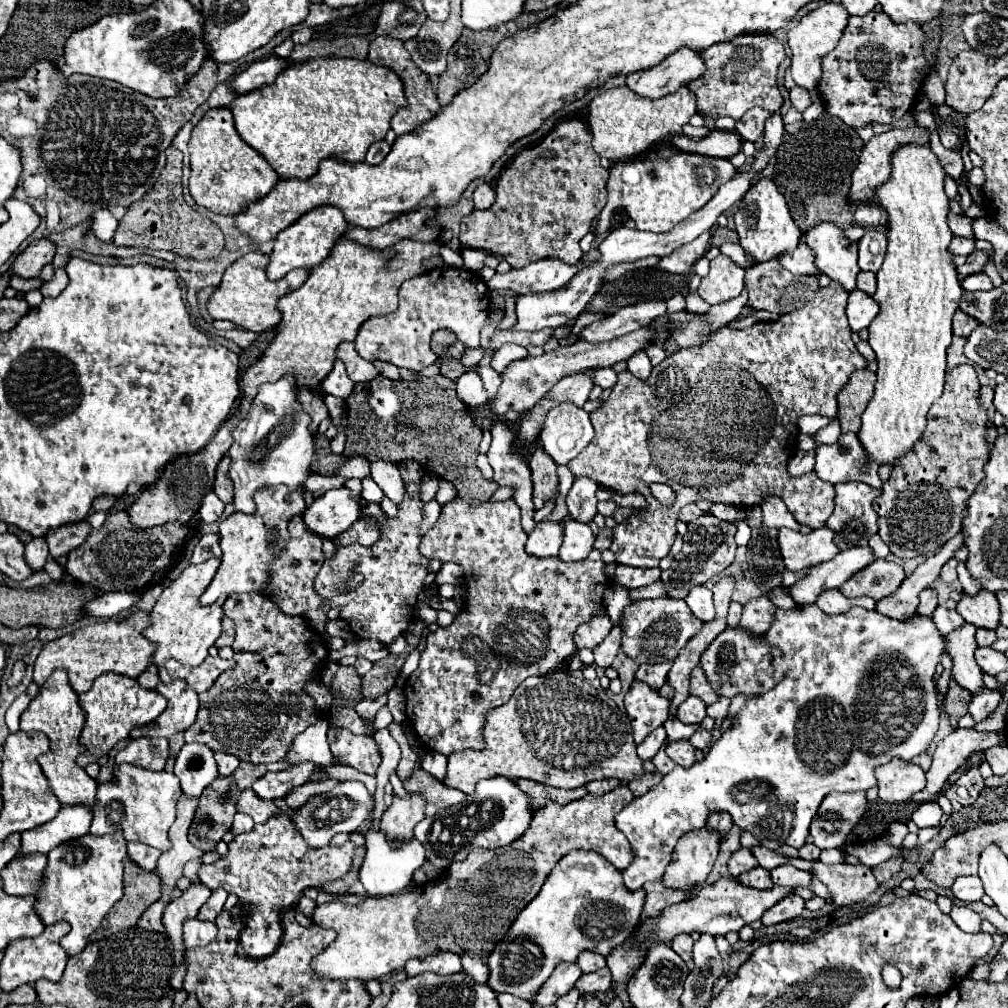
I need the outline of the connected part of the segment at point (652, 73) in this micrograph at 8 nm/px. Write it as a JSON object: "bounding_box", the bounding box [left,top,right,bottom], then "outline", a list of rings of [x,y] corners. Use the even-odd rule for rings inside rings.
{"bounding_box":[628,48,706,98],"outline":[[[680,48],[668,58],[664,58],[658,66],[648,70],[640,70],[628,76],[628,88],[640,96],[662,98],[666,94],[676,92],[682,84],[688,84],[704,74],[706,66],[700,50]]]}

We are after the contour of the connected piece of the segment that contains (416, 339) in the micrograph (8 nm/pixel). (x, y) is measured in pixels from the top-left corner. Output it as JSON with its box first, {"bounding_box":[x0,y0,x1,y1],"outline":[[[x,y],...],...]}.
{"bounding_box":[354,268,490,370],"outline":[[[436,268],[414,280],[406,280],[400,288],[400,306],[386,316],[368,318],[354,340],[356,352],[370,362],[384,360],[398,368],[422,370],[436,362],[430,348],[430,338],[436,330],[452,330],[466,348],[480,346],[480,330],[490,310],[488,286],[470,270],[464,268]]]}

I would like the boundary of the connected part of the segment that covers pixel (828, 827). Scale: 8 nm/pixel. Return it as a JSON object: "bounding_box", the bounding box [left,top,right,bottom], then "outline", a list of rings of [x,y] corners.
{"bounding_box":[810,792,866,848],"outline":[[[830,792],[810,824],[814,844],[818,848],[840,848],[866,808],[864,792]]]}

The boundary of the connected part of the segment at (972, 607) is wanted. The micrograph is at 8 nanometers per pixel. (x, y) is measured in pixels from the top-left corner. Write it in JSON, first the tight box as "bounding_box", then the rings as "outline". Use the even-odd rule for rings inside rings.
{"bounding_box":[956,590,1000,628],"outline":[[[980,590],[974,596],[962,594],[958,608],[956,608],[962,618],[976,628],[996,628],[1000,624],[1000,610],[998,610],[998,600],[994,592]]]}

